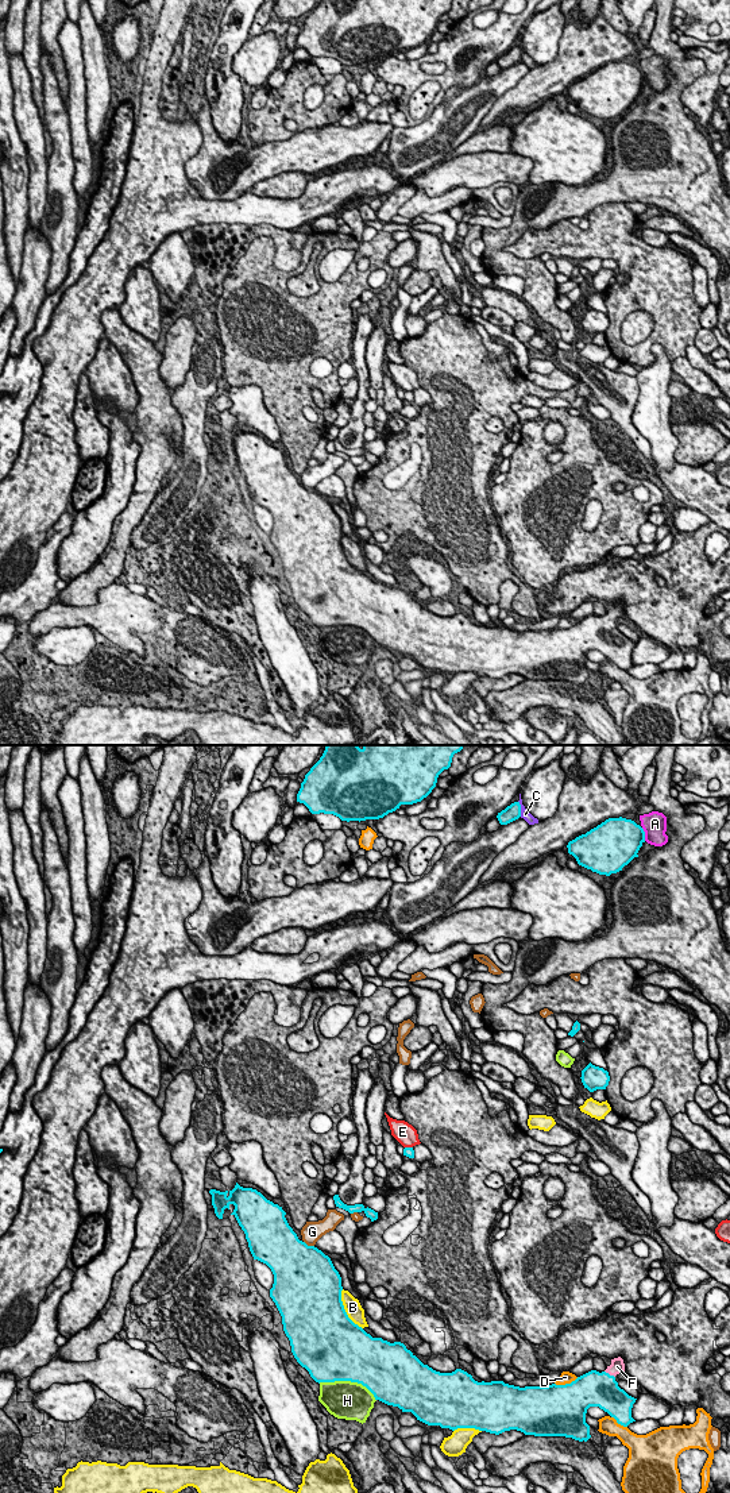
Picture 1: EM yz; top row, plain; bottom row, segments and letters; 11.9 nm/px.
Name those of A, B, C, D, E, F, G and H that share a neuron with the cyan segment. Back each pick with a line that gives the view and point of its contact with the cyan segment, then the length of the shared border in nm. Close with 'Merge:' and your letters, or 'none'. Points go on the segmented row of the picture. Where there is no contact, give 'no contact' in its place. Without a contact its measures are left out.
F: yz (609, 1374) | 150 nm
Merge: F

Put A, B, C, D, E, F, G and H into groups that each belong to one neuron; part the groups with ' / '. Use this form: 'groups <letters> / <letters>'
groups A / B / C / D / E / F / G / H

